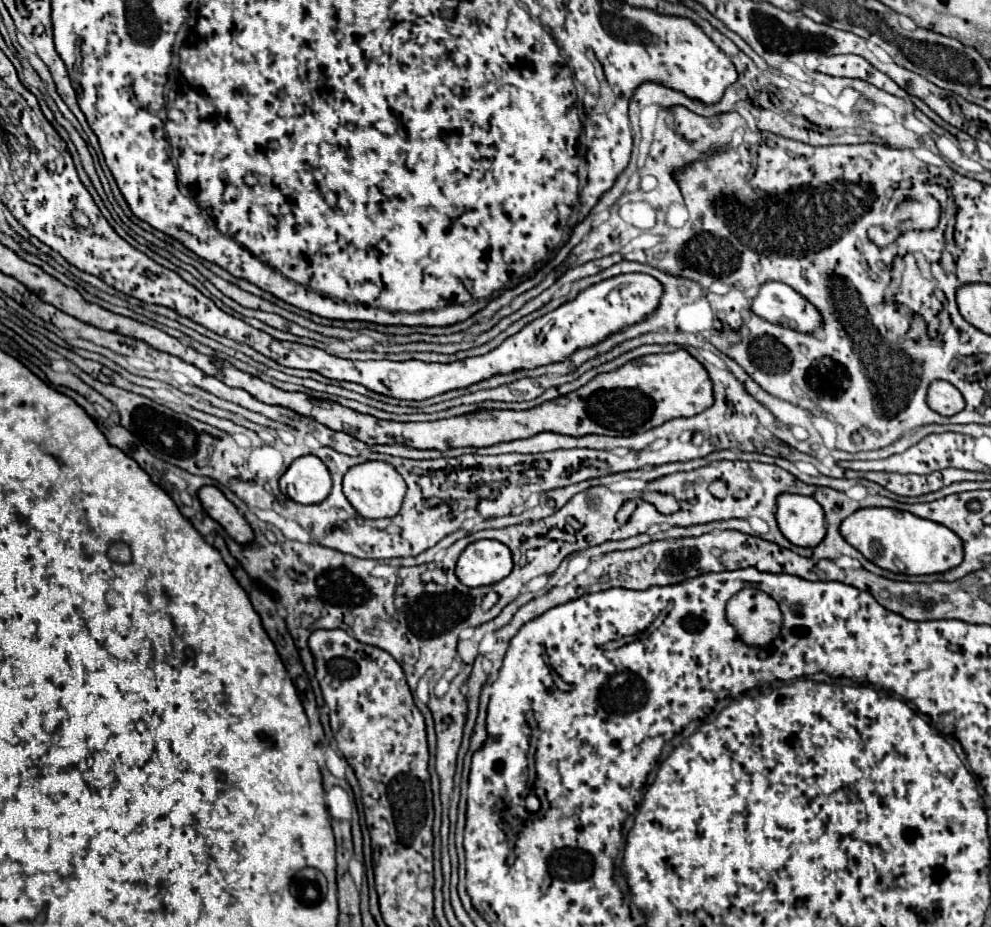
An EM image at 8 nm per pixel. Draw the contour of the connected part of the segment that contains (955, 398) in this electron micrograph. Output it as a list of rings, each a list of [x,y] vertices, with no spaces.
[[[937,379],[927,389],[927,405],[945,417],[951,417],[965,407],[965,399],[949,381]]]

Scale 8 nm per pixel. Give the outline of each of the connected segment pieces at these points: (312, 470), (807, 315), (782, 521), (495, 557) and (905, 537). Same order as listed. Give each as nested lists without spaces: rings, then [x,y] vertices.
[[[305,455],[291,463],[279,479],[279,487],[293,501],[315,505],[331,493],[331,475],[319,457]]]
[[[767,281],[753,297],[751,311],[769,323],[813,333],[821,327],[821,313],[785,283]]]
[[[781,493],[777,497],[775,519],[781,533],[799,547],[819,545],[825,537],[825,517],[813,497]]]
[[[473,541],[461,553],[455,575],[467,587],[493,585],[505,579],[513,569],[513,559],[509,549],[499,541]]]
[[[887,507],[859,509],[841,523],[839,531],[843,539],[853,545],[859,553],[863,553],[871,563],[893,573],[903,573],[903,565],[907,575],[943,573],[963,561],[961,539],[951,529],[941,523],[921,519],[909,511]]]

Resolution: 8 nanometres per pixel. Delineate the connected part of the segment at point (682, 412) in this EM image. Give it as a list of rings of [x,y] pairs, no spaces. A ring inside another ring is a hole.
[[[685,349],[659,355],[643,355],[625,363],[623,367],[601,373],[593,377],[587,385],[567,395],[561,395],[553,401],[541,403],[527,411],[475,411],[427,423],[397,423],[381,421],[371,415],[357,413],[349,407],[343,407],[333,401],[321,401],[309,397],[307,393],[287,393],[271,383],[265,383],[249,373],[235,369],[229,363],[229,387],[239,387],[251,393],[255,399],[267,405],[287,407],[303,417],[311,417],[333,431],[343,431],[367,445],[405,445],[415,449],[437,449],[445,451],[451,447],[485,447],[503,441],[527,439],[543,431],[553,431],[561,435],[581,437],[581,435],[633,435],[643,433],[653,427],[663,425],[675,417],[693,417],[703,409],[713,405],[713,387],[705,367],[691,357]]]

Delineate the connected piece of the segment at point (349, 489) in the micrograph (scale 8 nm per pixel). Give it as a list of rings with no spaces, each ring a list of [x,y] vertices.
[[[365,461],[361,465],[351,467],[343,477],[343,493],[349,499],[349,503],[355,507],[355,511],[361,517],[367,519],[383,519],[383,517],[395,517],[401,509],[403,497],[405,497],[405,481],[395,471],[393,465],[383,461]]]

